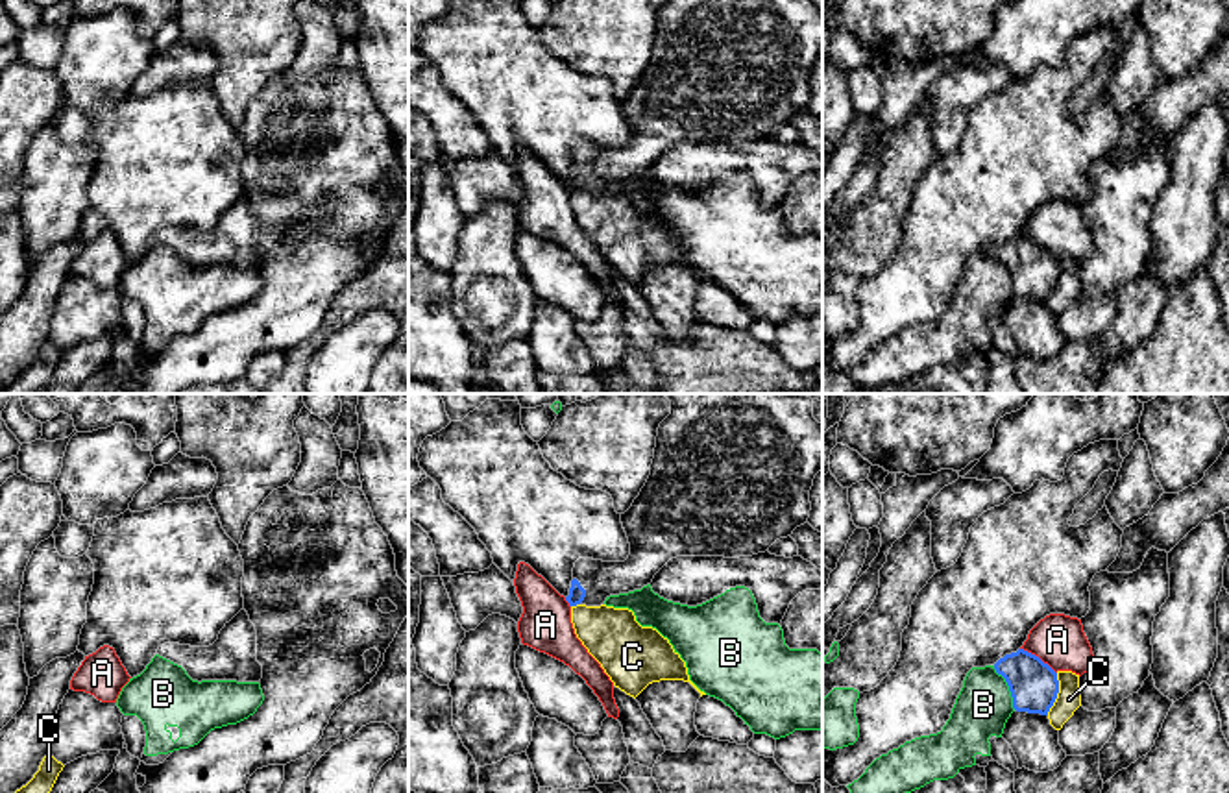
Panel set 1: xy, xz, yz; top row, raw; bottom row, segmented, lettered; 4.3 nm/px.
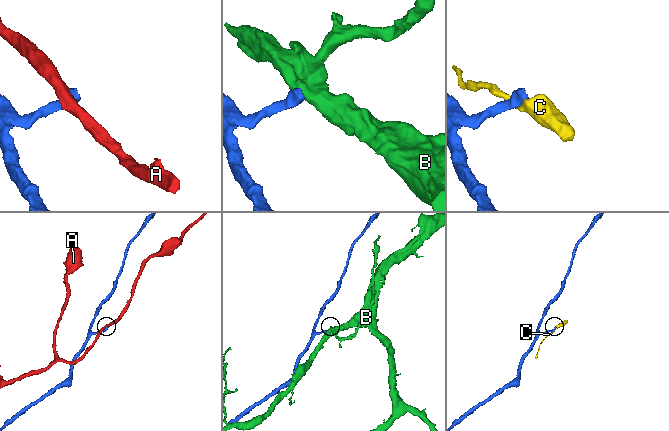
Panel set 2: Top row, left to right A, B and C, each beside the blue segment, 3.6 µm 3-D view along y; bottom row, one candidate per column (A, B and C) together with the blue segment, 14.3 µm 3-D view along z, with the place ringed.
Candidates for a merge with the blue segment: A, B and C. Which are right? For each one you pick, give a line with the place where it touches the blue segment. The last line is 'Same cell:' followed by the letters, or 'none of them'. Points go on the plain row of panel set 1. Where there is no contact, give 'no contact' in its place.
Same cell: none of them

